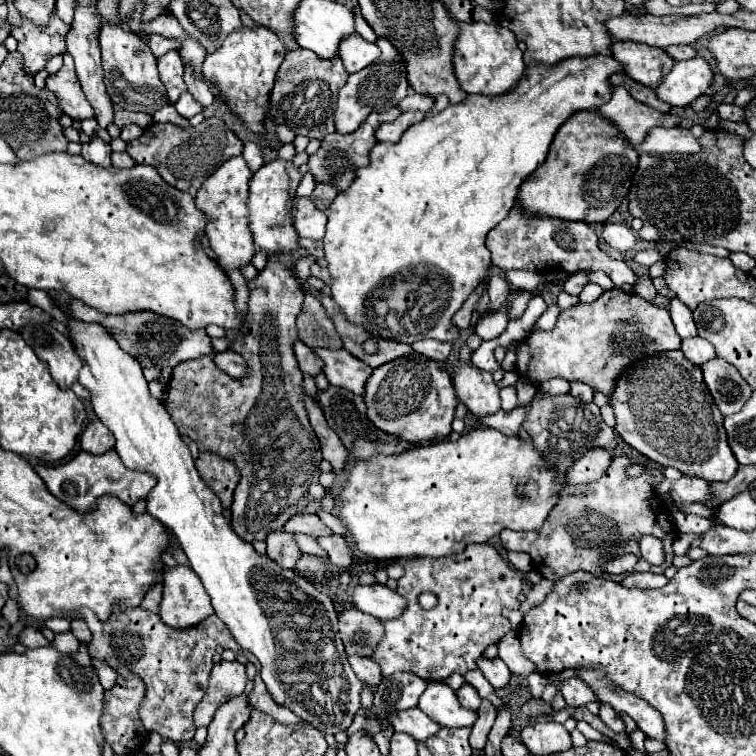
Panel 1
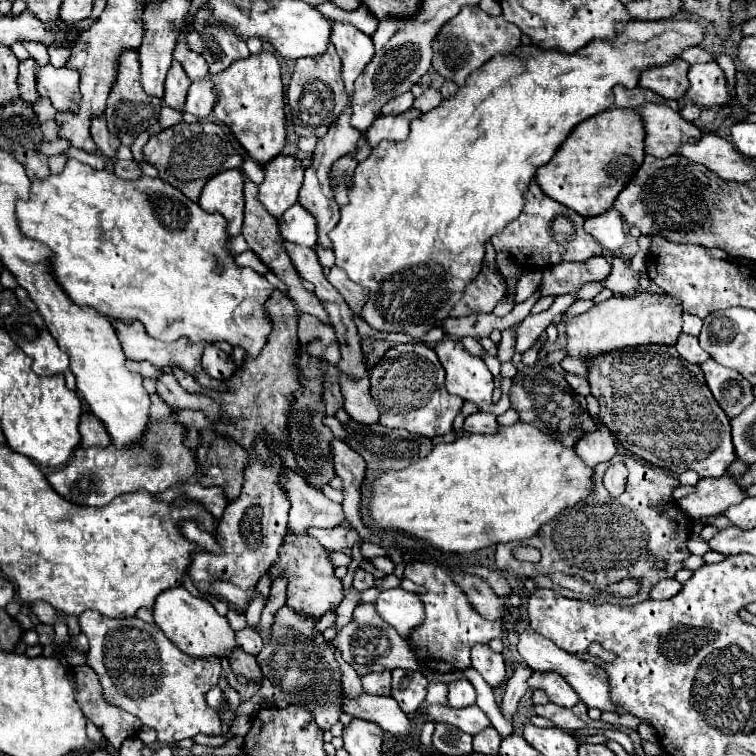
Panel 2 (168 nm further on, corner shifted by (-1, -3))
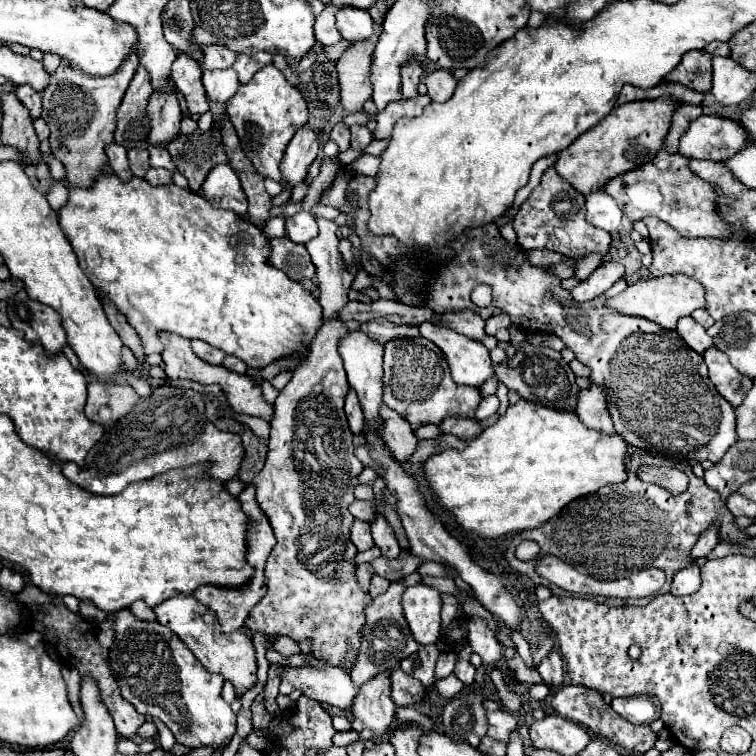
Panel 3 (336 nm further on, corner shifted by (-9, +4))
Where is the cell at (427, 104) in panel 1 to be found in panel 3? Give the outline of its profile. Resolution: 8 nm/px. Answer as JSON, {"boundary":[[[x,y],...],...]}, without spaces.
{"boundary":[[[435,70],[431,74],[425,76],[425,84],[427,84],[427,94],[431,96],[431,100],[435,102],[445,102],[449,100],[449,96],[453,94],[457,80],[453,76],[453,72],[447,70]]]}

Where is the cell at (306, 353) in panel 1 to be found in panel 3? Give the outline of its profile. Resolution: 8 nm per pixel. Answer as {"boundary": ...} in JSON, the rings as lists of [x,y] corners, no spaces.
{"boundary":[[[349,390],[347,398],[345,398],[345,414],[347,414],[347,420],[349,420],[351,432],[353,432],[353,434],[361,434],[365,422],[363,422],[363,412],[361,412],[357,394],[355,394],[353,390]]]}

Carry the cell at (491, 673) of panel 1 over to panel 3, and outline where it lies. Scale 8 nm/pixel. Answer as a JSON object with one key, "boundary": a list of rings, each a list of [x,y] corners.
{"boundary":[[[469,616],[467,620],[471,620],[471,624],[467,626],[467,640],[473,648],[473,652],[477,652],[483,660],[485,666],[495,666],[503,654],[501,654],[501,644],[495,638],[495,632],[487,626],[487,622],[479,616]]]}

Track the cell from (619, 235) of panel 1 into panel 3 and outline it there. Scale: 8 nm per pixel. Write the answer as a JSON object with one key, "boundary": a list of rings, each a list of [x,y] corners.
{"boundary":[[[597,190],[585,196],[585,220],[589,224],[607,232],[617,232],[621,228],[621,218],[621,208],[611,200],[611,196],[607,196],[607,192]]]}

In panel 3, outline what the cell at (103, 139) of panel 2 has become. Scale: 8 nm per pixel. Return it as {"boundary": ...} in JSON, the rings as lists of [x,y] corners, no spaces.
{"boundary":[[[109,144],[107,146],[107,156],[109,156],[109,166],[115,172],[115,176],[121,176],[119,180],[131,180],[131,170],[129,170],[129,160],[127,160],[127,148],[121,144]]]}

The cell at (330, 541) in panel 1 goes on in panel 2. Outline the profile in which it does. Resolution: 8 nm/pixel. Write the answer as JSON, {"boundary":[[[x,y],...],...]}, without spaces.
{"boundary":[[[357,567],[355,577],[353,577],[353,587],[355,587],[357,591],[363,591],[363,589],[373,587],[373,581],[375,581],[375,577],[373,577],[371,573],[367,573],[367,571],[363,571],[361,567]]]}

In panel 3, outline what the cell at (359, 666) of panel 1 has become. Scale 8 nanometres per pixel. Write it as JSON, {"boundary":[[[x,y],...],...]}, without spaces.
{"boundary":[[[403,670],[391,672],[391,698],[397,706],[415,706],[427,700],[427,690],[419,680],[403,674]]]}

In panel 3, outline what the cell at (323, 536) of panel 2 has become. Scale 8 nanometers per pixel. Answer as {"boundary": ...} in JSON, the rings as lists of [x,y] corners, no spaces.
{"boundary":[[[355,520],[351,526],[351,540],[357,546],[359,552],[369,550],[373,546],[373,538],[371,538],[371,526],[367,522]]]}

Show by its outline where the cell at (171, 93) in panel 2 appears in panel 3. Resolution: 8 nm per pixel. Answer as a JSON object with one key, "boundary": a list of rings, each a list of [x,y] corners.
{"boundary":[[[179,54],[173,68],[171,80],[175,88],[185,96],[191,114],[205,114],[209,110],[205,88],[201,84],[201,66],[187,54]]]}

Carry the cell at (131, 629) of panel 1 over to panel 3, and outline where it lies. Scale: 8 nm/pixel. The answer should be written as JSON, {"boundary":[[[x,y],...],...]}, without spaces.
{"boundary":[[[127,608],[113,614],[115,640],[109,652],[113,674],[119,682],[121,696],[131,702],[143,716],[159,718],[187,748],[227,746],[235,734],[235,712],[221,698],[223,676],[207,672],[193,652],[163,624],[141,622]]]}

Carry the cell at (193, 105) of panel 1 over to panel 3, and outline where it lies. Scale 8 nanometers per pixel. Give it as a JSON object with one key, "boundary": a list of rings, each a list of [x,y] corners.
{"boundary":[[[233,68],[213,70],[213,72],[203,72],[203,86],[207,90],[209,100],[227,102],[231,96],[235,96],[239,88],[239,80]]]}

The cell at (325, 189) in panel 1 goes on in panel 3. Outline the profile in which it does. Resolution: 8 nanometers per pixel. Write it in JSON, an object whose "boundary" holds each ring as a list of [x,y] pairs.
{"boundary":[[[351,126],[351,148],[363,150],[373,140],[373,134],[367,126]]]}

